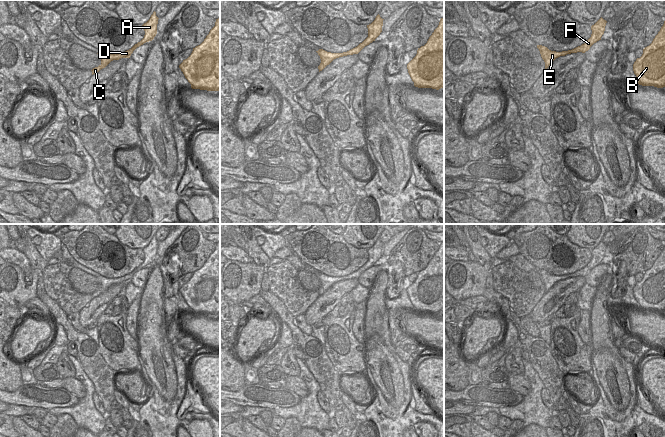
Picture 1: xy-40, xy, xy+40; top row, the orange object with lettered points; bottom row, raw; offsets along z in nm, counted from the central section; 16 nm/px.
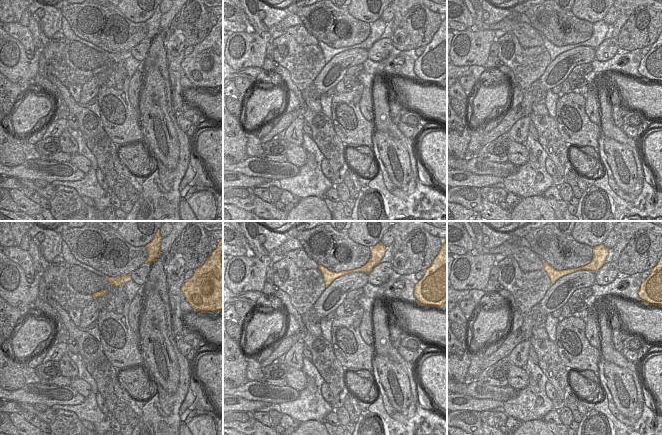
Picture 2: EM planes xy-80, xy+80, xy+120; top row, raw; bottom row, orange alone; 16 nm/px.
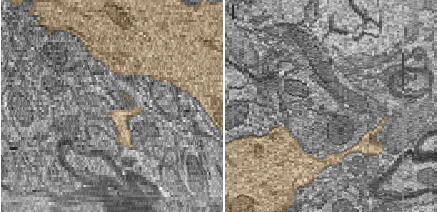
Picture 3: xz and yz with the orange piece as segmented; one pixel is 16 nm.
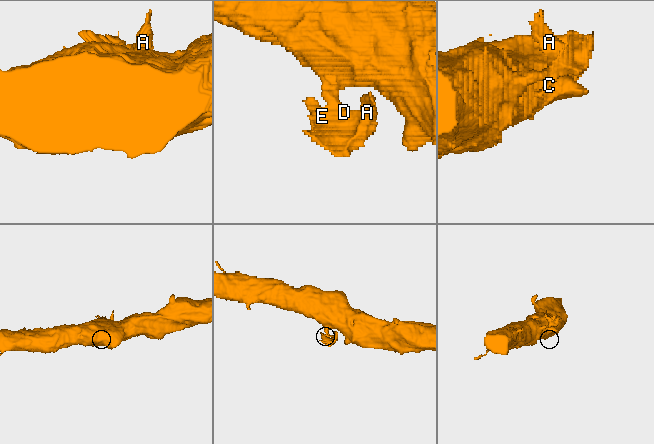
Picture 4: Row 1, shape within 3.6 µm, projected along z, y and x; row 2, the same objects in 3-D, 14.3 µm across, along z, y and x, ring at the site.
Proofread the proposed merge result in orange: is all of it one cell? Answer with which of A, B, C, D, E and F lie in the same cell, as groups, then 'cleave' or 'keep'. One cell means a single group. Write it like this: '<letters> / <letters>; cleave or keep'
A B C D E F; keep

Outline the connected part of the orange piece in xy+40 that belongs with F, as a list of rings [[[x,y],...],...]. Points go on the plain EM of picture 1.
[[[601,241],[594,249],[591,250],[591,254],[592,254],[591,261],[584,268],[582,268],[581,270],[578,270],[572,274],[556,276],[556,275],[549,274],[545,270],[537,269],[537,272],[540,275],[541,281],[545,286],[545,293],[547,293],[549,291],[549,289],[556,282],[558,282],[560,280],[565,280],[567,278],[577,277],[577,276],[585,277],[586,275],[588,275],[594,267],[601,264],[601,261],[605,255],[606,247],[607,247],[607,245]]]

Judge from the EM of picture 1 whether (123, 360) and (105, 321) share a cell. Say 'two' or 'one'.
one

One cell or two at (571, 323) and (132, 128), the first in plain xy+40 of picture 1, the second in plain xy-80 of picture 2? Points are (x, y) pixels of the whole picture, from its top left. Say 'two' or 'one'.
one

